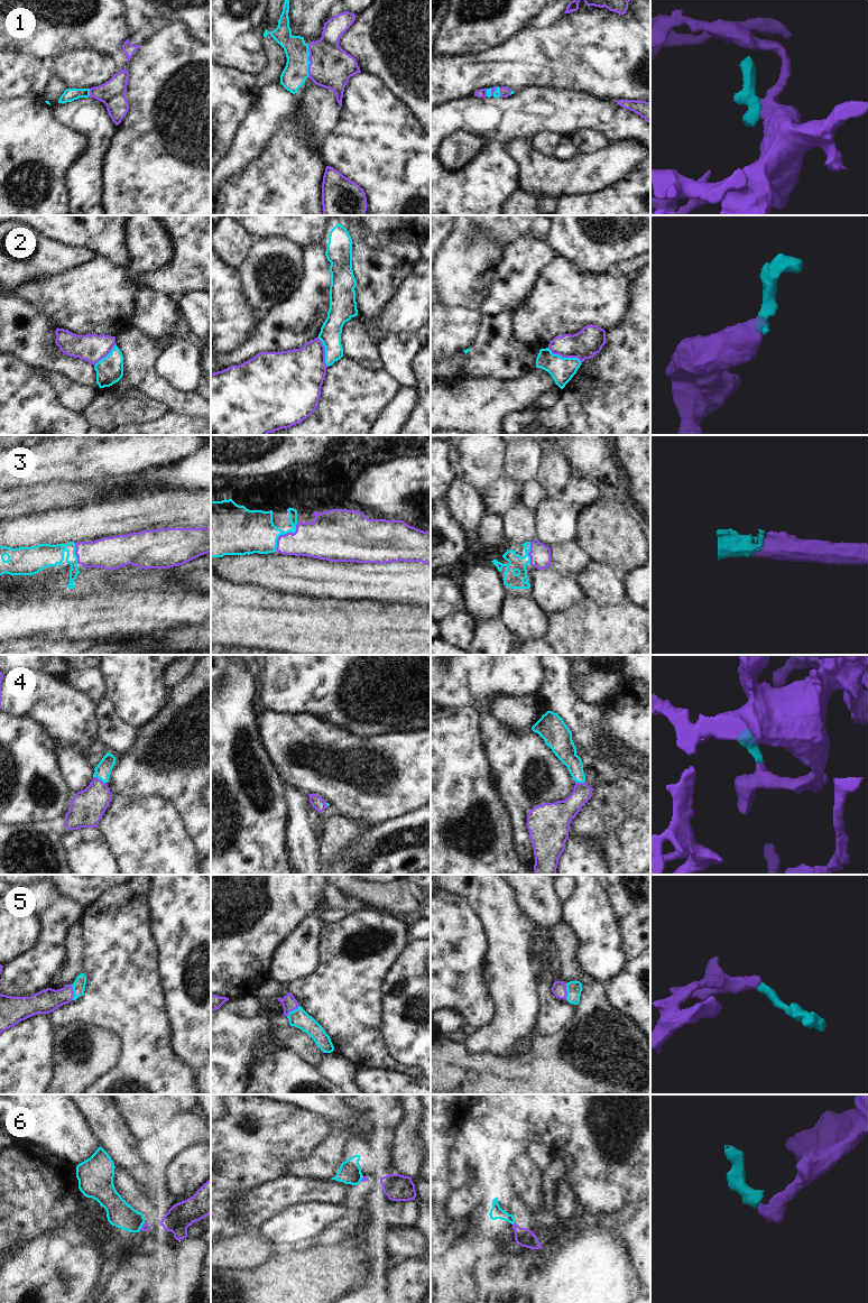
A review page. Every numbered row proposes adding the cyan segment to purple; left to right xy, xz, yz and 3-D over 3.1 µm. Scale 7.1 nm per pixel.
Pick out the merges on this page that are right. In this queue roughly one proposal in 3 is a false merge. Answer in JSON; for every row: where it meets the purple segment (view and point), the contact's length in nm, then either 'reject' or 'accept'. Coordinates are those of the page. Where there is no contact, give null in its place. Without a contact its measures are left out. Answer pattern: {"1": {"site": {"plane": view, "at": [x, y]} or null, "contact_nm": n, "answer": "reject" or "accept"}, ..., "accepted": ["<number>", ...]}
{"1": {"site": {"plane": "xz", "at": [308, 59]}, "contact_nm": 240, "answer": "accept"}, "2": {"site": {"plane": "yz", "at": [565, 357]}, "contact_nm": 280, "answer": "reject"}, "3": {"site": {"plane": "xz", "at": [285, 534]}, "contact_nm": 260, "answer": "accept"}, "4": {"site": {"plane": "xy", "at": [100, 779]}, "contact_nm": 110, "answer": "accept"}, "5": {"site": {"plane": "xy", "at": [73, 992]}, "contact_nm": 110, "answer": "accept"}, "6": {"site": {"plane": "xy", "at": [142, 1226]}, "contact_nm": 70, "answer": "reject"}, "accepted": ["1", "3", "4", "5"]}

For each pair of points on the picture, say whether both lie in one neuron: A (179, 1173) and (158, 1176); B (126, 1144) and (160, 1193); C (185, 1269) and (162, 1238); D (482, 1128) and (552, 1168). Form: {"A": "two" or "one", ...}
{"A": "two", "B": "one", "C": "one", "D": "two"}

